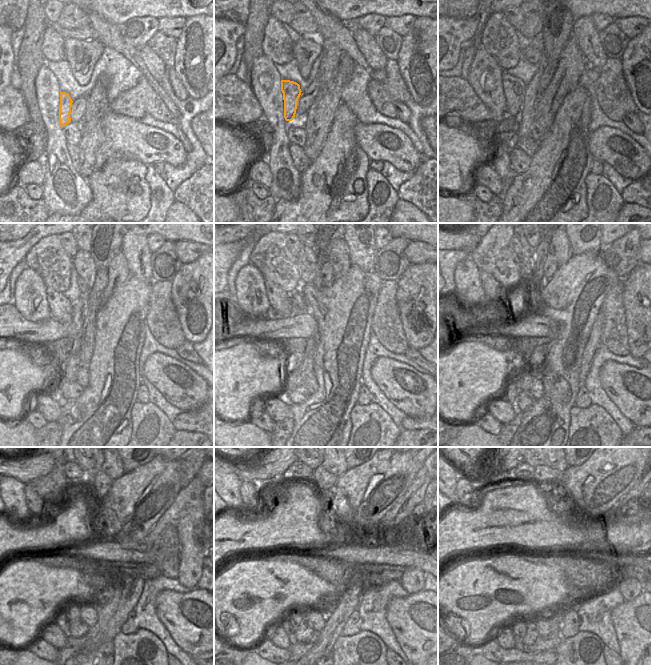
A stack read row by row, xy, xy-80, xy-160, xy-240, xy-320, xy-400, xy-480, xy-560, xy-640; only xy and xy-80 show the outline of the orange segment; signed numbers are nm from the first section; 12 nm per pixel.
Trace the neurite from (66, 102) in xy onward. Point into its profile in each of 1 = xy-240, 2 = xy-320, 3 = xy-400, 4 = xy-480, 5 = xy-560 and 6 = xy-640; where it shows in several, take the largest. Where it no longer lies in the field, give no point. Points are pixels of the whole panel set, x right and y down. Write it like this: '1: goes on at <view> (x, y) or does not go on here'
1: goes on at xy-240 (61, 309)
2: goes on at xy-320 (282, 305)
3: goes on at xy-400 (495, 292)
4: goes on at xy-480 (43, 513)
5: goes on at xy-560 (252, 495)
6: goes on at xy-640 (467, 489)

